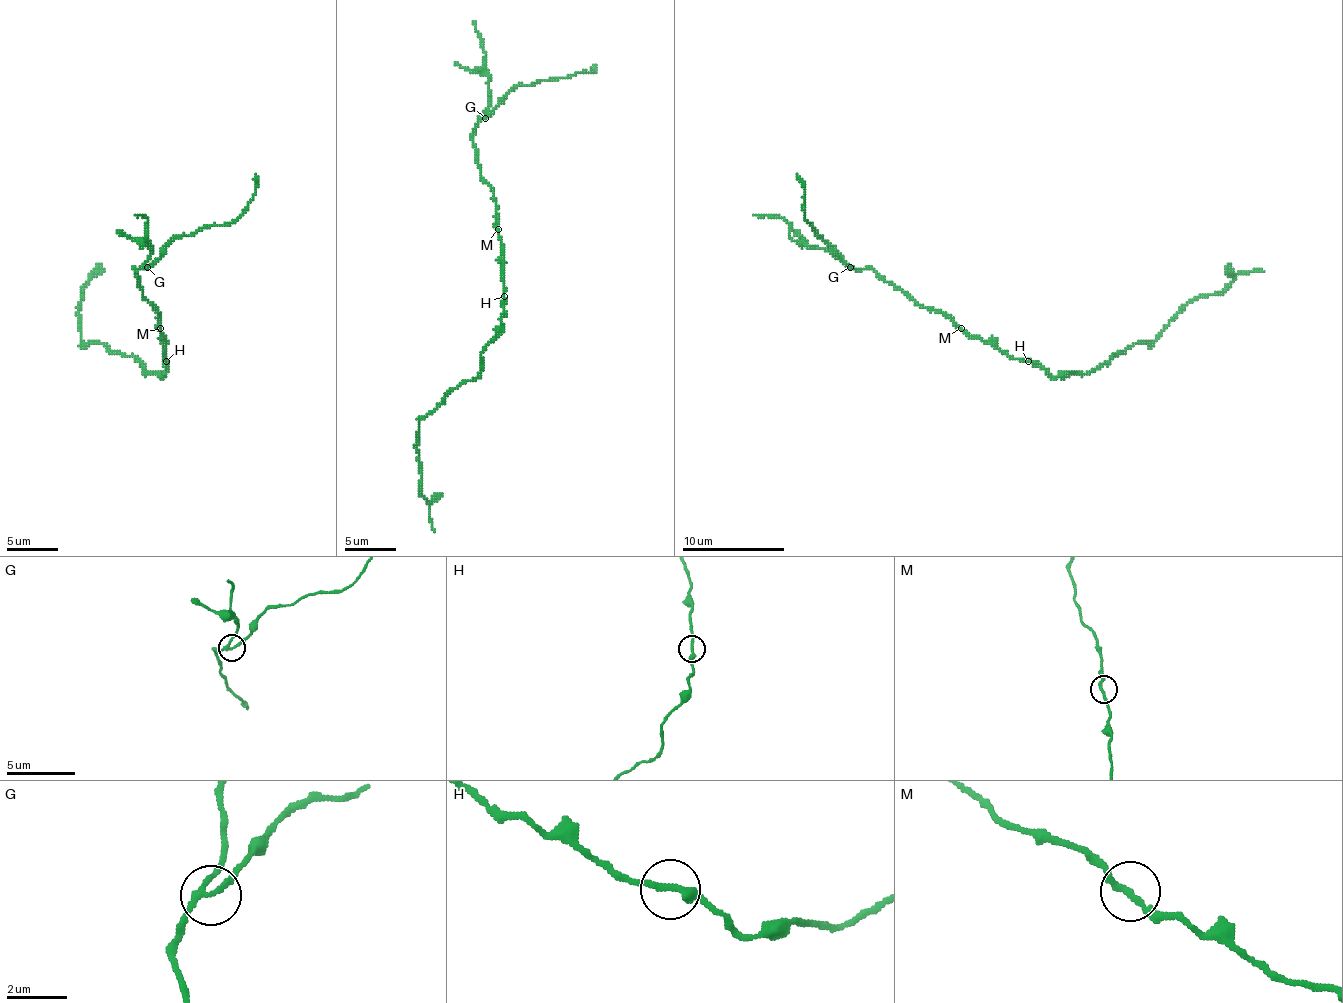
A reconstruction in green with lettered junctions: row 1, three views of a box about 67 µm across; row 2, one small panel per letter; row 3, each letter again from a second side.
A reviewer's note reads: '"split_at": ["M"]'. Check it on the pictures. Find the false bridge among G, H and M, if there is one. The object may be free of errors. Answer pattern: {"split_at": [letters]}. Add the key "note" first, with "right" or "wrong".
{"note": "wrong", "split_at": ["G"]}

